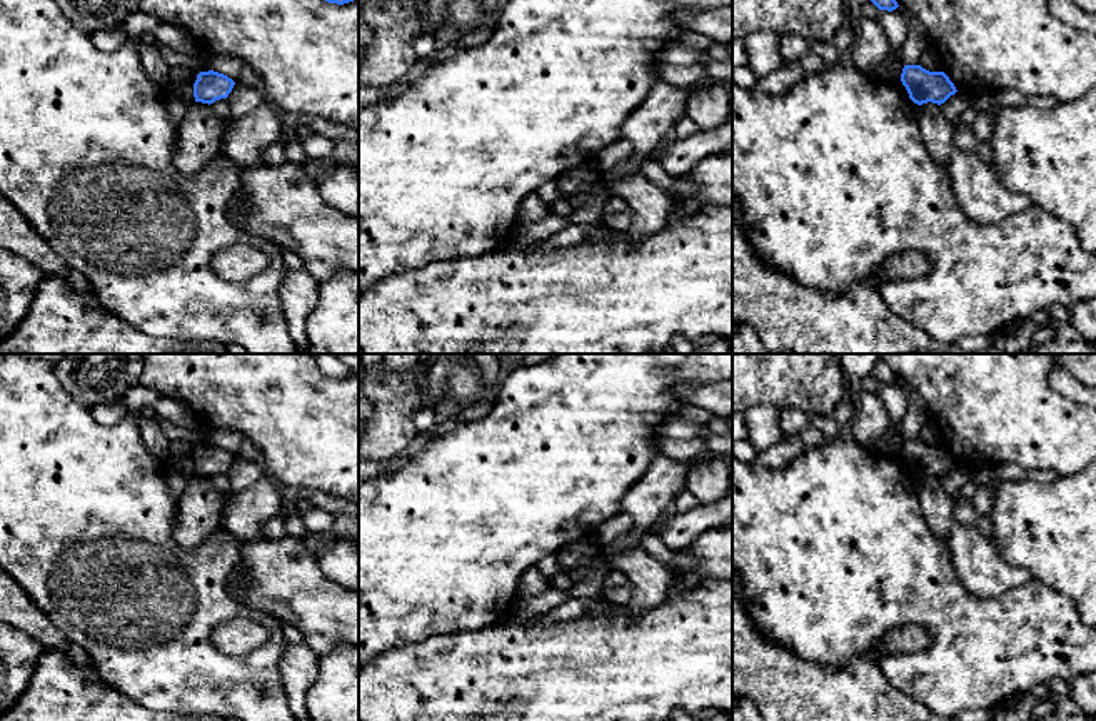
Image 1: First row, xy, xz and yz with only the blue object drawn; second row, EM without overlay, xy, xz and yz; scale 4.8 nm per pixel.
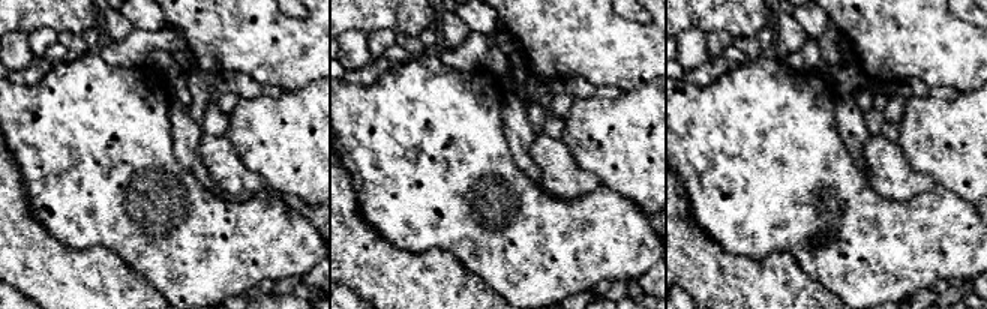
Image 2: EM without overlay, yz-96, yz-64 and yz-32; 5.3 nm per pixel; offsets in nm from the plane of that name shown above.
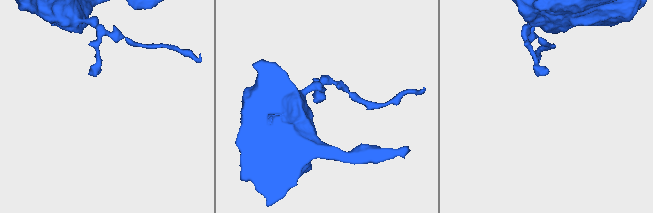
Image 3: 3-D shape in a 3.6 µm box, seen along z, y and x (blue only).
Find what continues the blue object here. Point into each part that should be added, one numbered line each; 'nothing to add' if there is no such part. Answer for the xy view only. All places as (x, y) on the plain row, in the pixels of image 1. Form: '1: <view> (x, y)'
nothing to add

